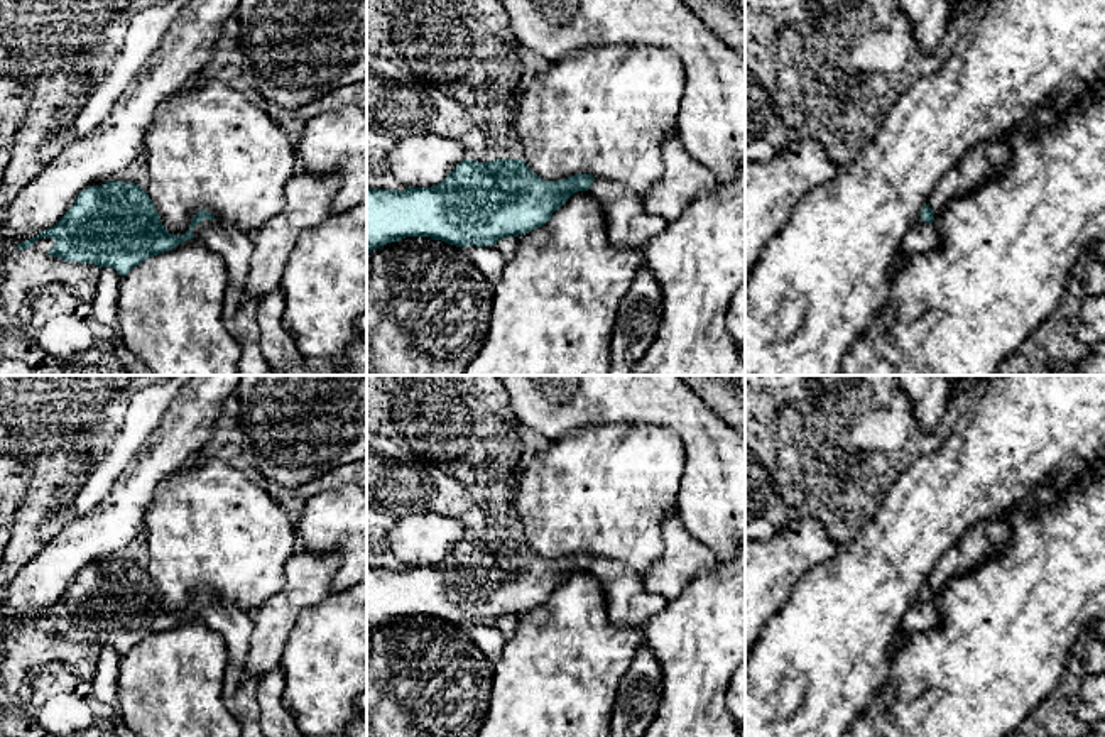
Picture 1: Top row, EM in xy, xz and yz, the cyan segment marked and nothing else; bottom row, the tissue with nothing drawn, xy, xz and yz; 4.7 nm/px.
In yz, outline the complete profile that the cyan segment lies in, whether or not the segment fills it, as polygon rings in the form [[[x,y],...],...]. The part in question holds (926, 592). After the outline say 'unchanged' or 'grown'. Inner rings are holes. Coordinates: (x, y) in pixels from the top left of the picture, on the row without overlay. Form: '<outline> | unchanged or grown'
[[[924,583],[921,588],[921,598],[906,612],[902,619],[901,637],[939,627],[939,615],[933,600],[934,590],[929,587],[929,583]]] | grown

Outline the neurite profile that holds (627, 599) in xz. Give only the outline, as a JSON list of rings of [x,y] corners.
[[[595,558],[588,568],[603,587],[610,620],[640,627],[647,619],[664,610],[667,600],[650,593],[639,573],[605,558]]]

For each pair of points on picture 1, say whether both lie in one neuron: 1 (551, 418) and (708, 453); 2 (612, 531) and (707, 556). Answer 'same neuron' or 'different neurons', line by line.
1: same neuron
2: different neurons

